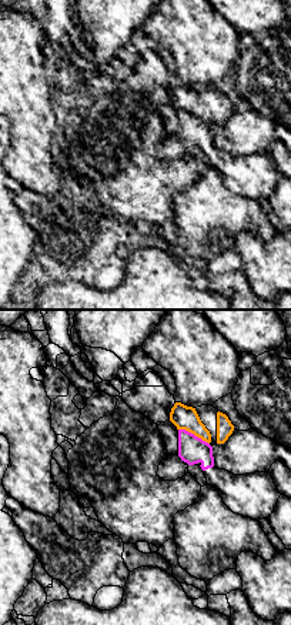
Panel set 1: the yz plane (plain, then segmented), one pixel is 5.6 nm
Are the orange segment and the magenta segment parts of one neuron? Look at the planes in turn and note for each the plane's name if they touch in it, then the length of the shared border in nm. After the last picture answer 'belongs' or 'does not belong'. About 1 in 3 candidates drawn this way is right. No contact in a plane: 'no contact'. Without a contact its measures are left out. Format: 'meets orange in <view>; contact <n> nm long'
meets orange in yz; contact 200 nm long

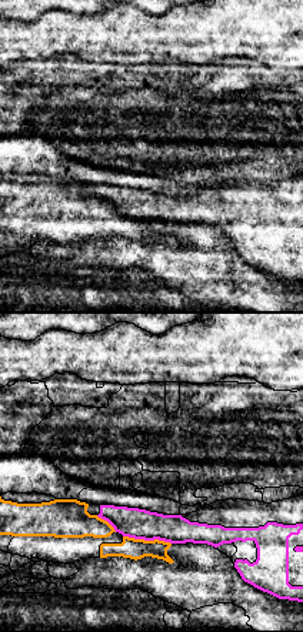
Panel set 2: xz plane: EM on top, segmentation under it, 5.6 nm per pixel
meets orange in xz; contact 280 nm long

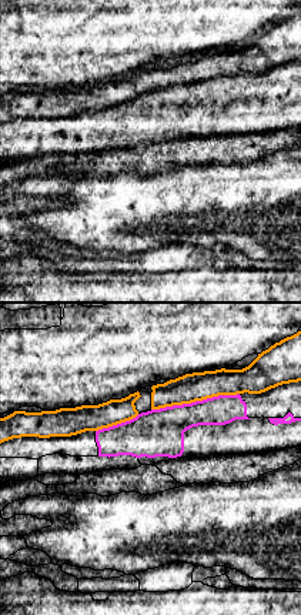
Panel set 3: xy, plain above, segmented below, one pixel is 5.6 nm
meets orange in xy; contact 500 nm long

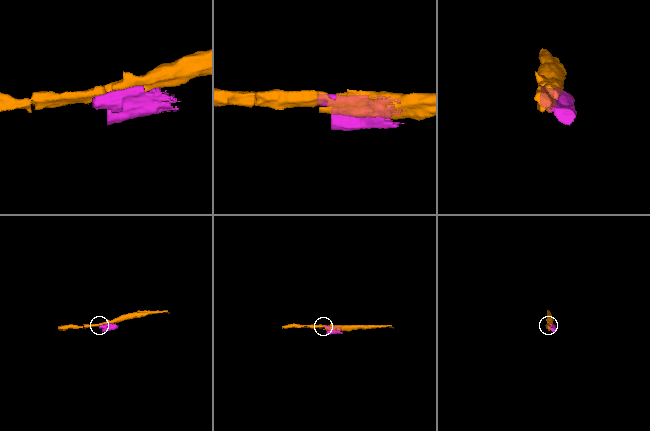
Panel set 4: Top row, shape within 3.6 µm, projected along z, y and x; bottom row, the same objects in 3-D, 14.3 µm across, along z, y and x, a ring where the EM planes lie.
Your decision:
does not belong

